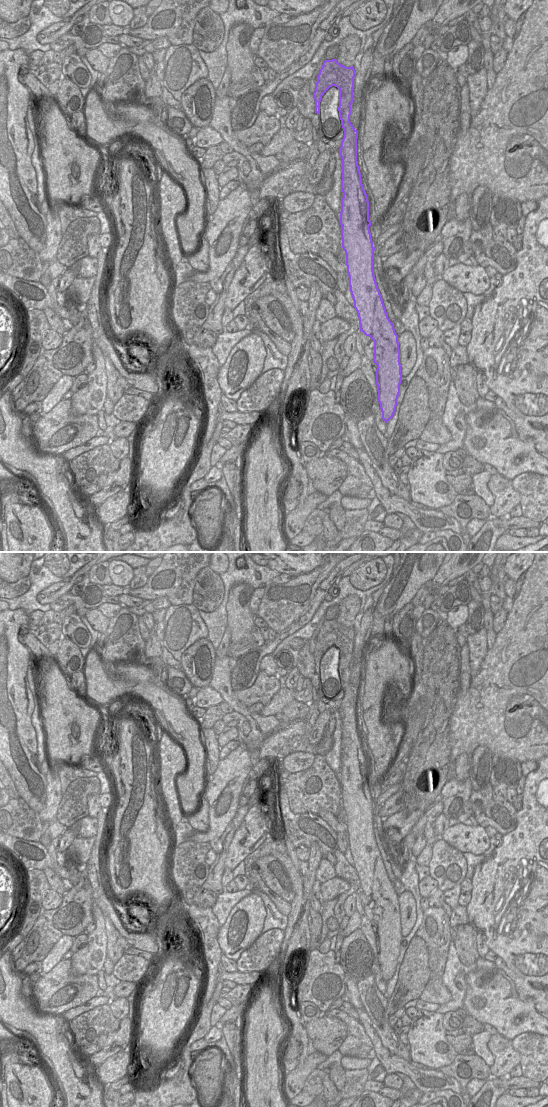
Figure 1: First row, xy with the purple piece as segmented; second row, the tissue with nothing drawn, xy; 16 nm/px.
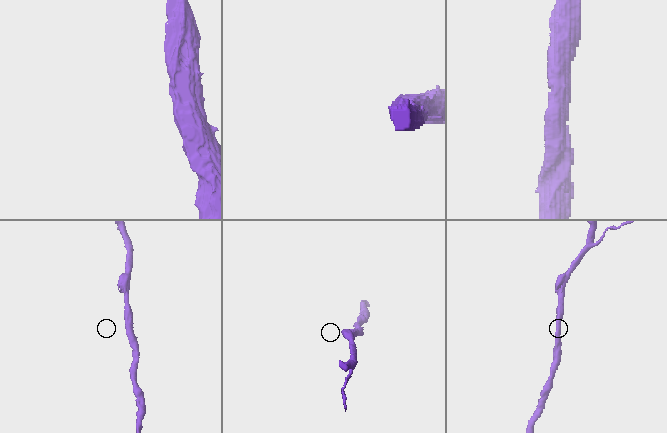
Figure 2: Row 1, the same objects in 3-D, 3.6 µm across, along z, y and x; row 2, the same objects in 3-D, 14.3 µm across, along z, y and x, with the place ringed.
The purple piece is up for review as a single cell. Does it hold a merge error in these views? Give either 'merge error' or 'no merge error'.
merge error

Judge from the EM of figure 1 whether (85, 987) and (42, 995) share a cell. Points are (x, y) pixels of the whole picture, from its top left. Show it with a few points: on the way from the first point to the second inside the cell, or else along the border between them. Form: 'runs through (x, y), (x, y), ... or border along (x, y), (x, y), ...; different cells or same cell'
runs through (74, 982), (68, 982), (53, 994); same cell

